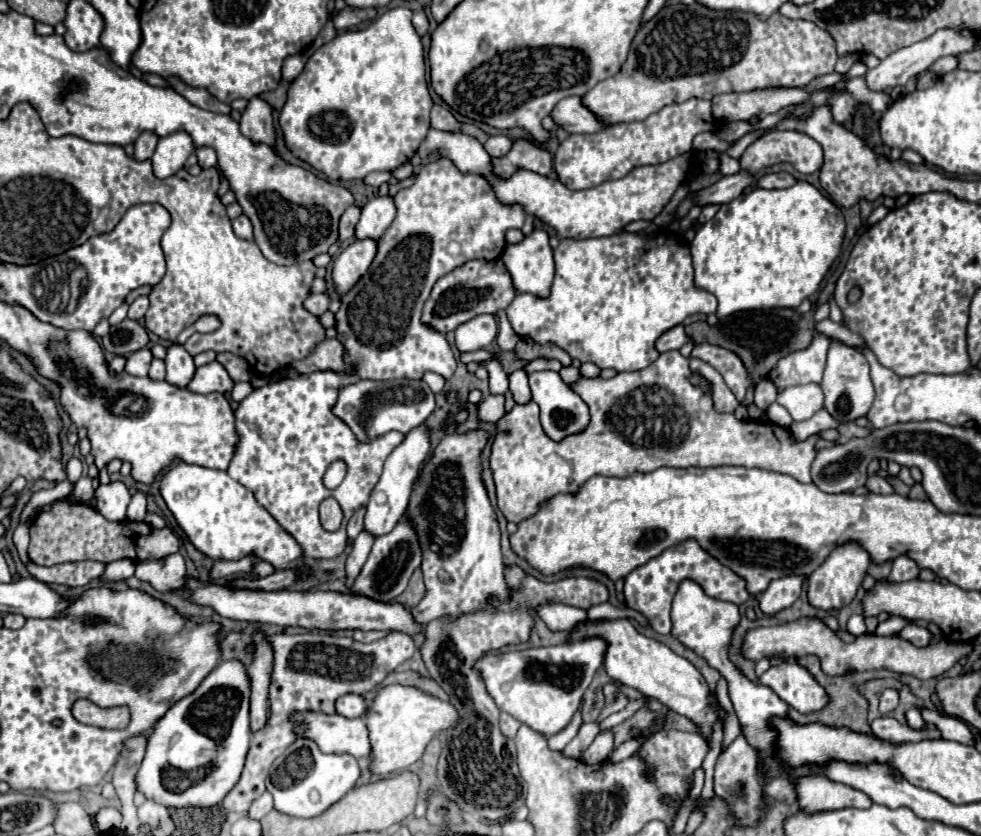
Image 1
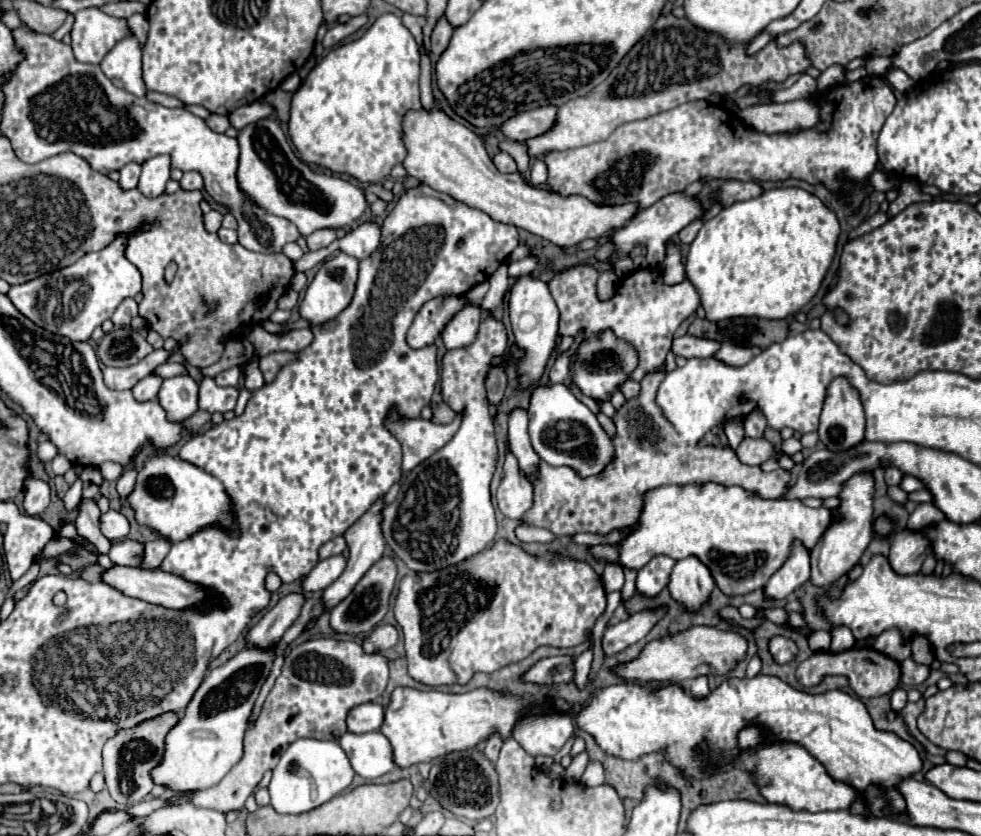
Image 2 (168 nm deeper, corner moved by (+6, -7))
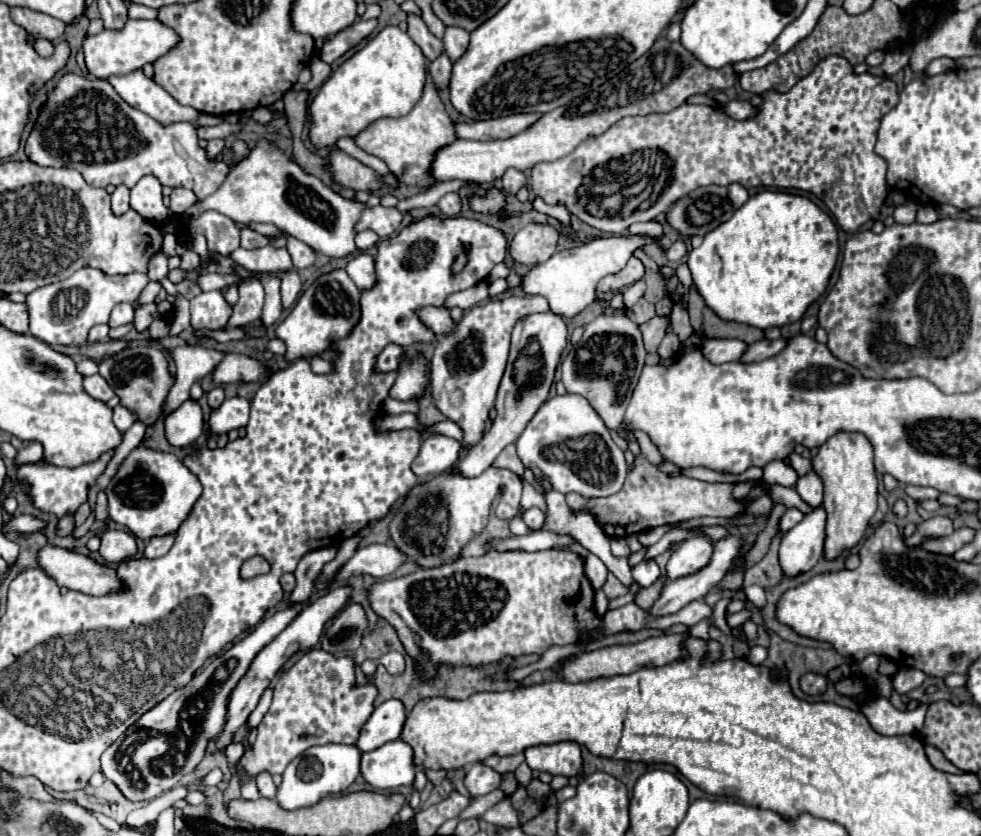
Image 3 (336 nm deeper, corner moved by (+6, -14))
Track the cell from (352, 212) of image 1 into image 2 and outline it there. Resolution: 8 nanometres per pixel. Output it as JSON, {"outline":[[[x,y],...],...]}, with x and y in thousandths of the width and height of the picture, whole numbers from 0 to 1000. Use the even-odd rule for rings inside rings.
{"outline":[[[330,273],[330,275],[324,275],[324,278],[318,278],[316,285],[312,285],[314,289],[314,297],[316,299],[326,299],[326,297],[332,297],[334,292],[338,292],[343,287],[343,278],[338,273]]]}

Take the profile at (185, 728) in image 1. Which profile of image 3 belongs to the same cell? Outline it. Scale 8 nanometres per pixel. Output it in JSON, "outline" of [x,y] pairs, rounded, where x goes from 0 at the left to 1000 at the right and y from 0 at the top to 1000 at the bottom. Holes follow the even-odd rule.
{"outline":[[[347,702],[347,705],[336,705],[330,714],[324,714],[320,719],[316,719],[308,733],[304,733],[304,738],[275,769],[271,772],[263,783],[261,788],[257,791],[255,800],[251,803],[251,807],[245,812],[245,817],[241,819],[241,824],[236,827],[234,831],[234,841],[232,841],[232,860],[230,860],[230,867],[226,872],[226,877],[216,886],[218,896],[228,896],[234,891],[234,886],[239,884],[239,879],[245,874],[245,870],[251,865],[253,855],[259,850],[259,846],[263,843],[263,836],[265,831],[269,829],[269,824],[273,822],[273,817],[279,812],[279,807],[283,805],[283,800],[294,791],[294,786],[298,786],[302,779],[312,779],[316,774],[320,774],[324,767],[326,767],[326,760],[328,760],[328,752],[330,752],[330,745],[340,738],[343,731],[347,731],[353,721],[357,712],[357,705],[355,702]]]}

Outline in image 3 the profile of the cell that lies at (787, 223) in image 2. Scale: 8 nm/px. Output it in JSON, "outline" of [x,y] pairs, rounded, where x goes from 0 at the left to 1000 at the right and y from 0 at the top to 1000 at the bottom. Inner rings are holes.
{"outline":[[[799,228],[767,233],[740,267],[722,279],[712,298],[701,303],[705,336],[726,372],[736,382],[754,384],[773,394],[797,391],[813,384],[826,362],[844,343],[854,312],[854,279],[848,262],[824,236]]]}

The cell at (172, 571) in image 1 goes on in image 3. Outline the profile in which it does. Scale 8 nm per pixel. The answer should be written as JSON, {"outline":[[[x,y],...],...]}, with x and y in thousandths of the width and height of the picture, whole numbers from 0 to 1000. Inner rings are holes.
{"outline":[[[165,640],[165,642],[155,642],[147,657],[147,664],[151,669],[159,669],[165,666],[173,659],[173,654],[177,652],[177,640]]]}

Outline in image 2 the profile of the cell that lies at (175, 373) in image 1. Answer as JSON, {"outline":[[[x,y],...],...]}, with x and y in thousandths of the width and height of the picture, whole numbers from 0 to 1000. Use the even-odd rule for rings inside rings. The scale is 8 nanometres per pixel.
{"outline":[[[192,447],[169,452],[165,457],[161,478],[171,493],[173,502],[190,502],[202,490],[202,459]]]}

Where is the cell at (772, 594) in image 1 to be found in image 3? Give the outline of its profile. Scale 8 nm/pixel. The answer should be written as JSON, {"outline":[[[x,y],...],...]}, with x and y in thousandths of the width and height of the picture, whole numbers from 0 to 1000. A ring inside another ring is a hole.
{"outline":[[[840,606],[820,614],[820,621],[809,628],[797,645],[795,676],[801,688],[813,688],[828,681],[840,661],[842,611]]]}

